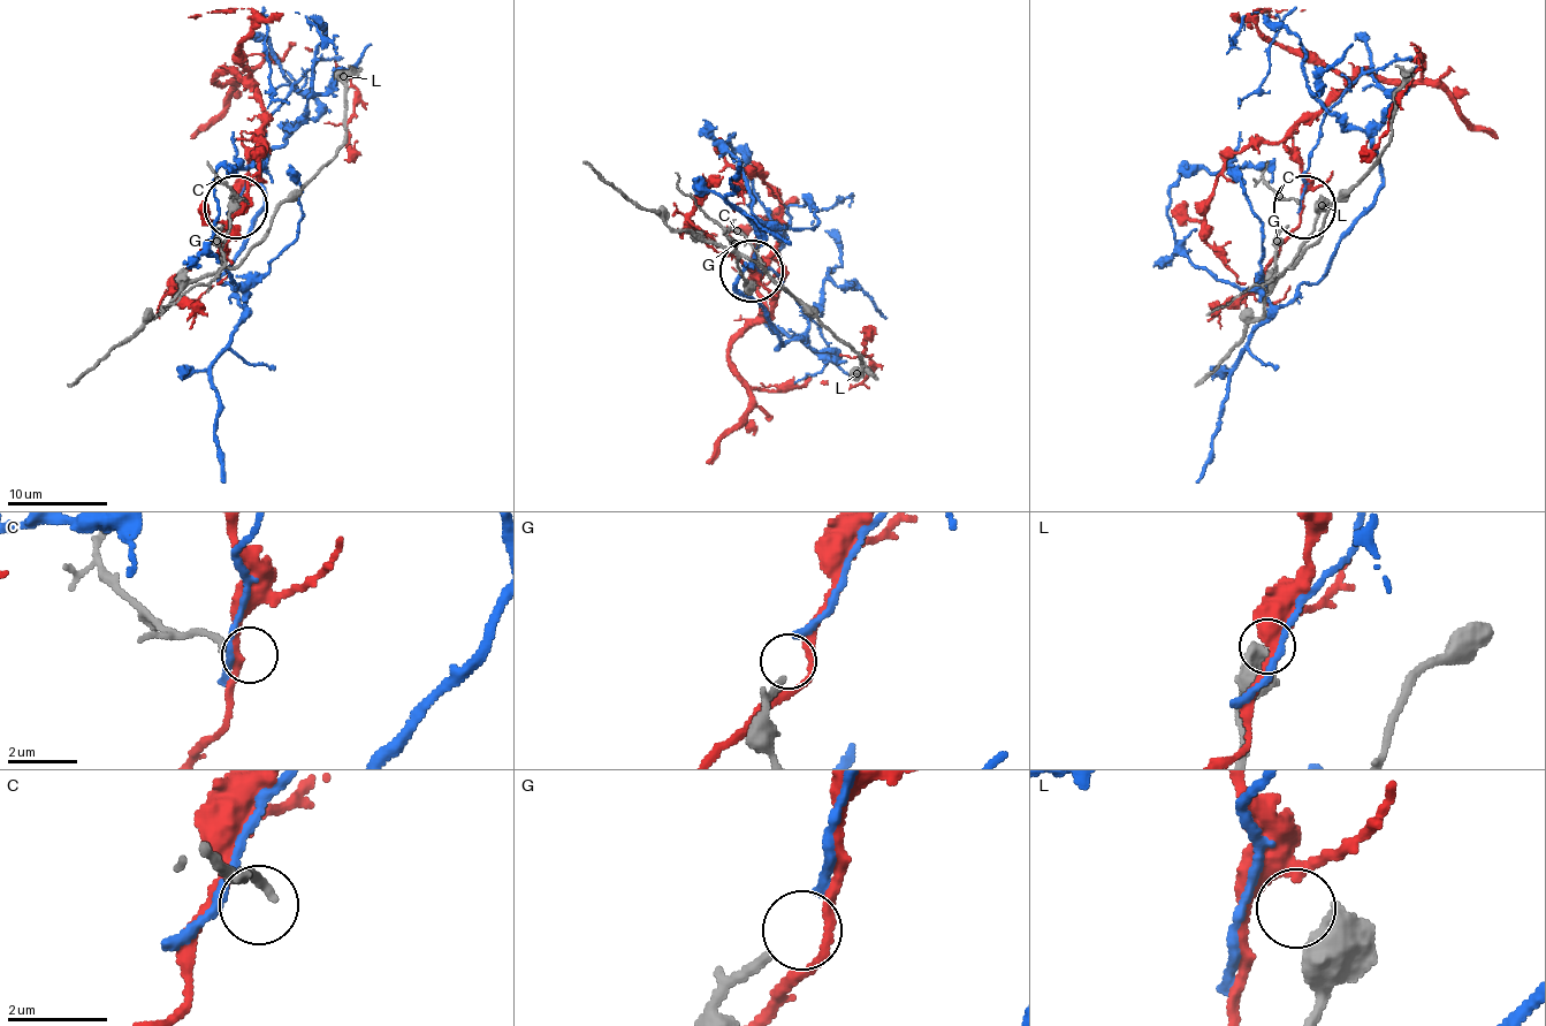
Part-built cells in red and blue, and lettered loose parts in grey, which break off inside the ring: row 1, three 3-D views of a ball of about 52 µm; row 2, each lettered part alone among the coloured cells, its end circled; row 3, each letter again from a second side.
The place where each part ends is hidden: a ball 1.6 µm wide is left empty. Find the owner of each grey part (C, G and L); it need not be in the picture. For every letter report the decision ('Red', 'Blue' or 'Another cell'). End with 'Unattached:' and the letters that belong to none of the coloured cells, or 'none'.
C: Another cell
G: Blue
L: Another cell
Unattached: C, L

